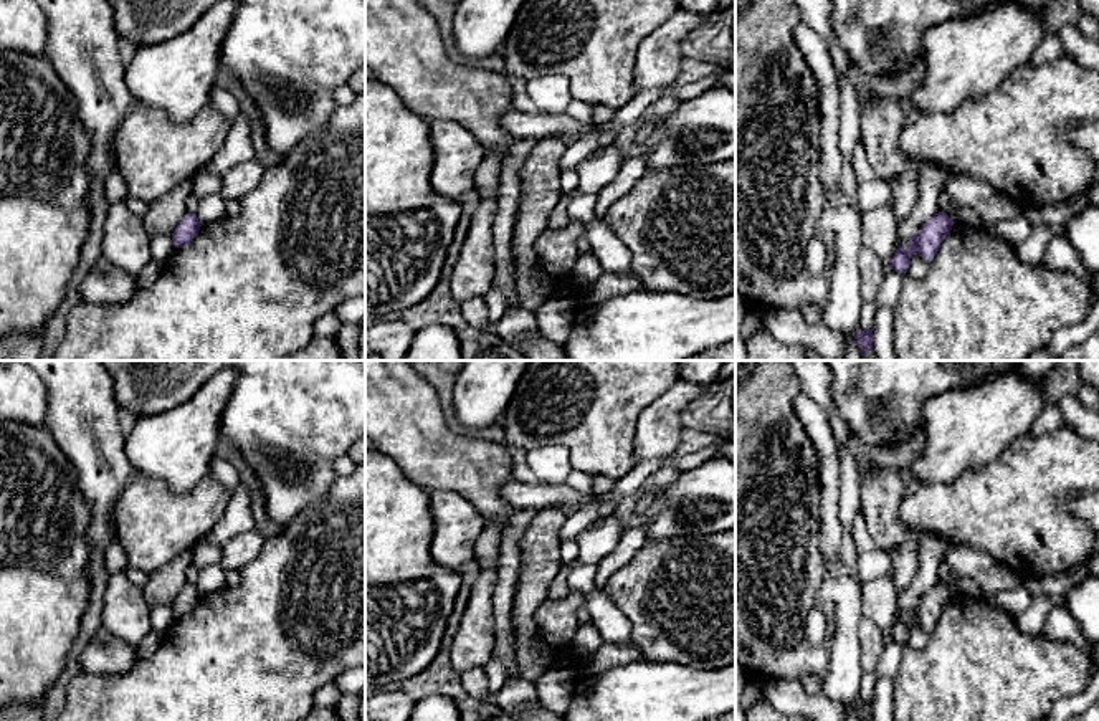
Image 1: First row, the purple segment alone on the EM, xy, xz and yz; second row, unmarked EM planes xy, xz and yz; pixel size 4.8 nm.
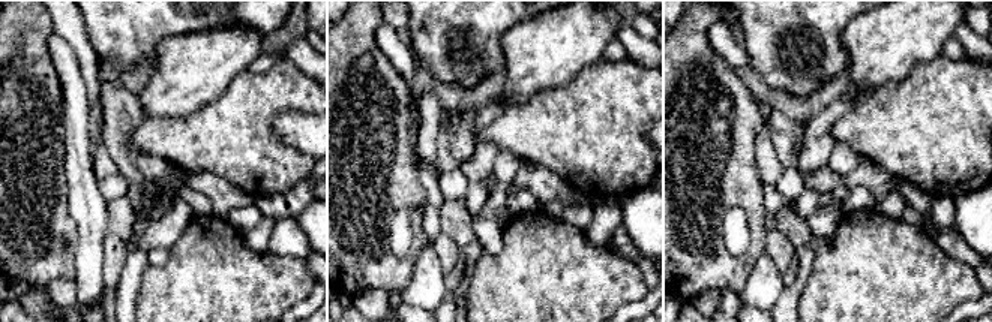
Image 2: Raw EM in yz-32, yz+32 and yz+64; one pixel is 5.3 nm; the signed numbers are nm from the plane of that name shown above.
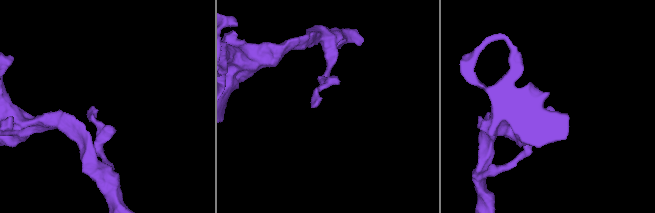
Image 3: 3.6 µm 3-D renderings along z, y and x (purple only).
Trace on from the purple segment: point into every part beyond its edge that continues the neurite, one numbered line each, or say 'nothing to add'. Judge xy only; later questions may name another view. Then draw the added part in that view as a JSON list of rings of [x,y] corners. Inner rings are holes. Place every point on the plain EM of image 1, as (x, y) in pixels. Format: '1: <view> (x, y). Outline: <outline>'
nothing to add

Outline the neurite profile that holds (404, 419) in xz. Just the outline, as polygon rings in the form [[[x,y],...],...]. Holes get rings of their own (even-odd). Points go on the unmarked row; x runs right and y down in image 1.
[[[365,360],[365,438],[390,456],[408,481],[428,491],[459,493],[501,531],[517,511],[499,493],[512,478],[507,446],[474,435],[456,435],[446,423],[436,390],[410,360]]]

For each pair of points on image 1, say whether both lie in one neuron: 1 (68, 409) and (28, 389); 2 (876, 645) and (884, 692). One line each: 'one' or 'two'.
1: two
2: two

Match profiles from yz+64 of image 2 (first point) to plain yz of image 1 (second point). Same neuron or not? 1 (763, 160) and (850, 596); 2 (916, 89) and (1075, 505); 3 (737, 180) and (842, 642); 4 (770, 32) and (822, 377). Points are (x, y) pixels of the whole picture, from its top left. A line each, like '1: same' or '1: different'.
1: different
2: different
3: different
4: different

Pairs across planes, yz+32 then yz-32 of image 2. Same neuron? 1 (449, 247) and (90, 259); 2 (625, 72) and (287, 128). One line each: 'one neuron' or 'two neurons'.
1: two neurons
2: two neurons

